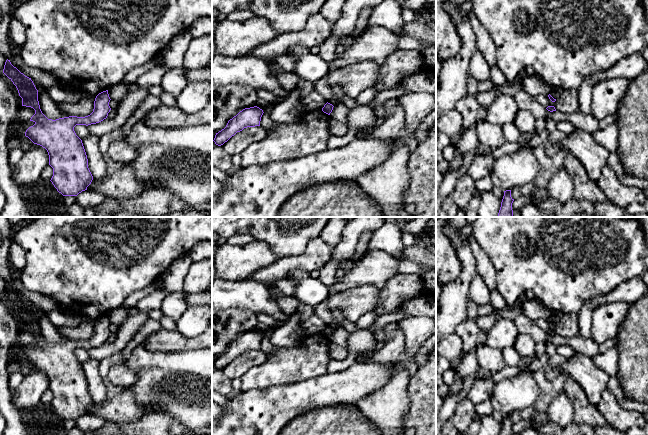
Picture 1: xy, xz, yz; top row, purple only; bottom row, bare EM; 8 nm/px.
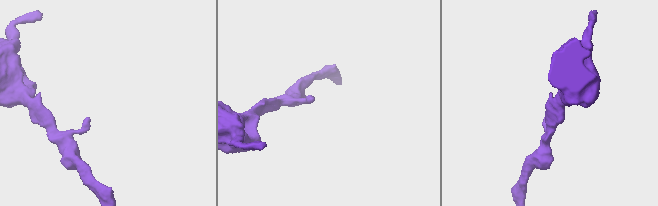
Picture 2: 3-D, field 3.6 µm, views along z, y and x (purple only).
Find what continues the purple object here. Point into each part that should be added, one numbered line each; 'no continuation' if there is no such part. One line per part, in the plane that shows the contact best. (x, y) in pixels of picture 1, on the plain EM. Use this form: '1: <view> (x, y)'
no continuation

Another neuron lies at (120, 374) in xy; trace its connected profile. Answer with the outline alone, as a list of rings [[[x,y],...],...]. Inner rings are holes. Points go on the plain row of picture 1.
[[[122,359],[111,366],[108,379],[121,389],[133,385],[138,380],[138,374],[127,366],[126,359]]]

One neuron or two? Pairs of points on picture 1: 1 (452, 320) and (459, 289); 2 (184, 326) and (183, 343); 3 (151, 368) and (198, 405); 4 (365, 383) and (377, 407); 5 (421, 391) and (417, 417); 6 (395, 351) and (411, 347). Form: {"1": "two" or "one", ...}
{"1": "one", "2": "two", "3": "one", "4": "two", "5": "one", "6": "two"}

